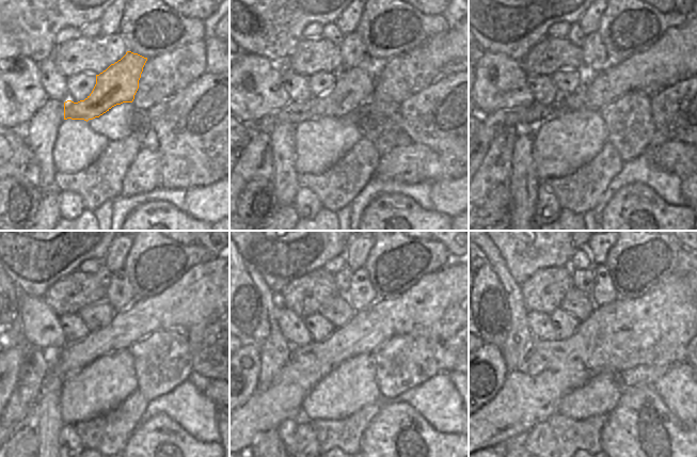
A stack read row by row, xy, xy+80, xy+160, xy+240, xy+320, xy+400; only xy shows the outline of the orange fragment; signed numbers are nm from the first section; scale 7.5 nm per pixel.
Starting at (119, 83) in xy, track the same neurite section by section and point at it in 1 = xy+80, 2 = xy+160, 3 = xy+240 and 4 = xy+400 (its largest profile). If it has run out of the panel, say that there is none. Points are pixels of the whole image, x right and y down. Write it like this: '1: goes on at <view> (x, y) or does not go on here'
1: goes on at xy+80 (354, 87)
2: goes on at xy+160 (522, 116)
3: goes on at xy+240 (12, 358)
4: goes on at xy+400 (490, 371)

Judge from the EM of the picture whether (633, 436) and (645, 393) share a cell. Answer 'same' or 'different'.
same

